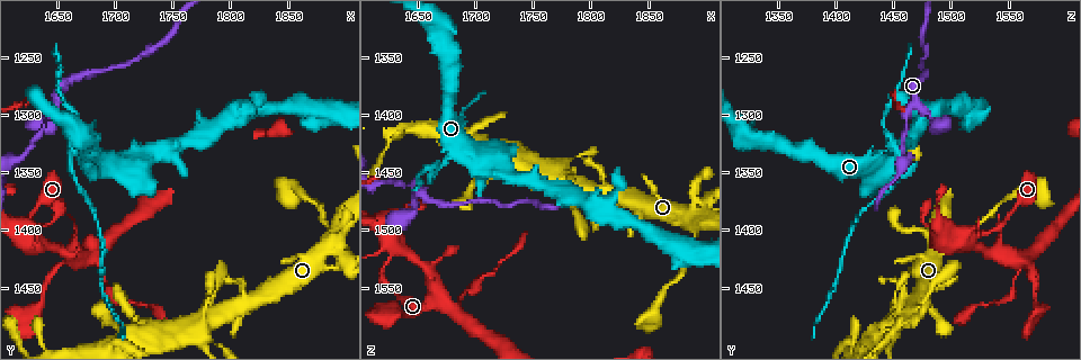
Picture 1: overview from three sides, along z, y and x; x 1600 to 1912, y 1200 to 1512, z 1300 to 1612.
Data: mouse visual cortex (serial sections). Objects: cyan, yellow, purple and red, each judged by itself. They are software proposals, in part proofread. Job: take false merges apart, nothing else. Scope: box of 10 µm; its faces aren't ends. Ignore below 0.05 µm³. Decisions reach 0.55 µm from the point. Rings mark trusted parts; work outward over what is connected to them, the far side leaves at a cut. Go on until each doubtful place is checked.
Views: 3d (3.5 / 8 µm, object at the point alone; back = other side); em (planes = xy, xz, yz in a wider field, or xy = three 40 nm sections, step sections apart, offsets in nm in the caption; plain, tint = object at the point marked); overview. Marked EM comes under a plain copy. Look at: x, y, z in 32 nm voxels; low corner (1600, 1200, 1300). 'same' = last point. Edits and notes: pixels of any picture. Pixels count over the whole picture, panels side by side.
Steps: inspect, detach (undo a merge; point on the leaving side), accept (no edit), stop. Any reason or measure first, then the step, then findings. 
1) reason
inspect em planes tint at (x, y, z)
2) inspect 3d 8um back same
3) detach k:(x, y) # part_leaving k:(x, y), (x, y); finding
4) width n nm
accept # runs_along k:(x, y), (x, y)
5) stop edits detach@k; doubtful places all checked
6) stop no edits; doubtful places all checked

sharp bend
inspect 3d 3.5um at (1630, 1406, 1520)

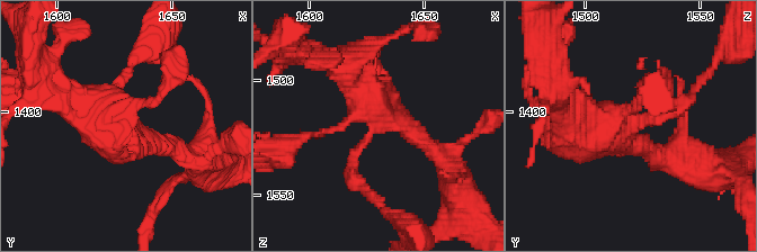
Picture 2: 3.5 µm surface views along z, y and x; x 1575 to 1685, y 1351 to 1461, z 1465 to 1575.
inspect em xy step 5 tint at (1628, 1404, 1520)

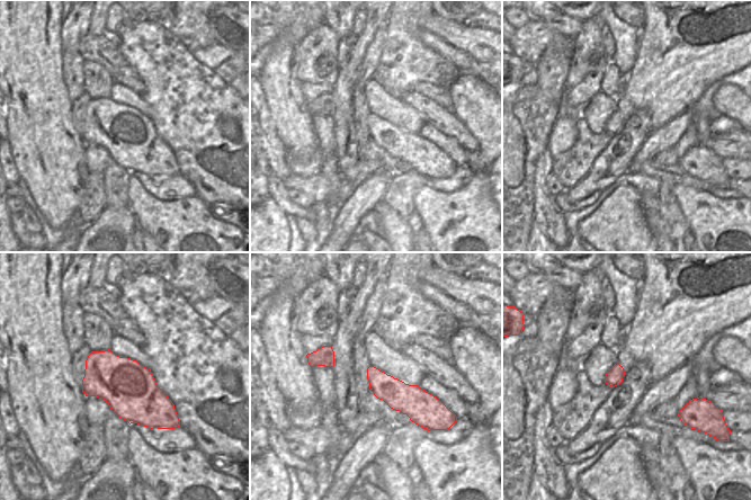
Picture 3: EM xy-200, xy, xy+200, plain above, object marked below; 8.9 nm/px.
accept # runs_along 2:(110, 98), (99, 119), (179, 154); all the same cell

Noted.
four or more arms meet
inspect 3d 3.5um at (1666, 1426, 1556)

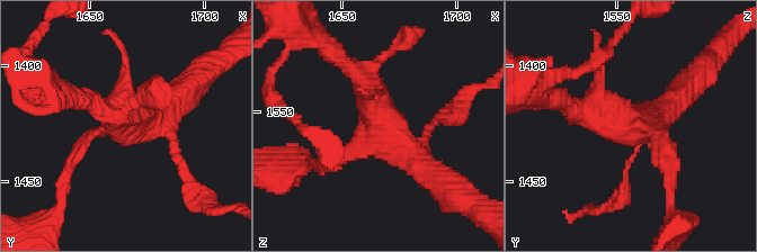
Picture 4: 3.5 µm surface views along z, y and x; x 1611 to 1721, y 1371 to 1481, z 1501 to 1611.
arms 4; arm_widths 150, 150, 300, 400 nm; need the tissue
inspect em xy step 5 tint at (1667, 1425, 1557)

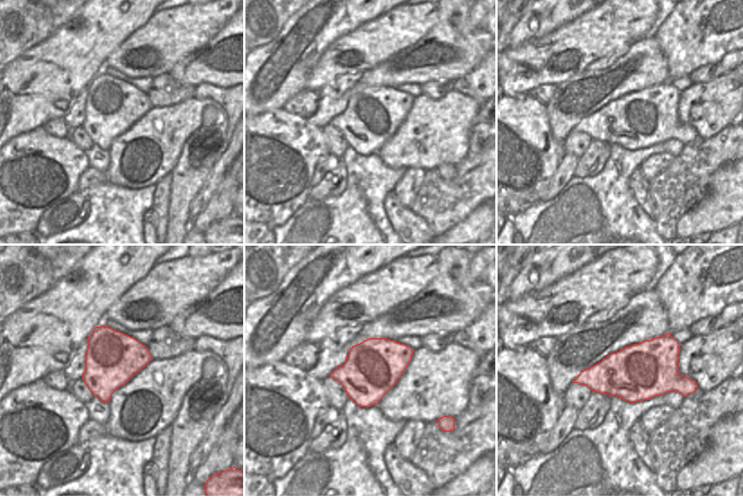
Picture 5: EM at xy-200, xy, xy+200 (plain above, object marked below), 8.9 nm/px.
accept # runs_along 4:(348, 68), (386, 136), (432, 173); all the same cell

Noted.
calibre changes
inspect 3d 8um back at (1666, 1332, 1446)

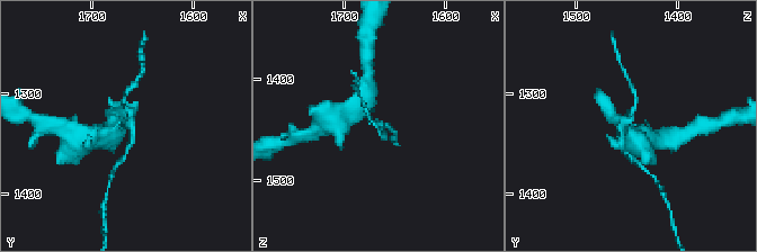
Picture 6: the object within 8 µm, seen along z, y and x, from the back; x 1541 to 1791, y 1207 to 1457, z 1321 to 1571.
inspect 3d 3.5um same

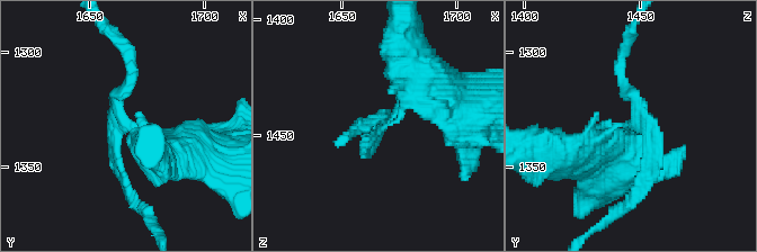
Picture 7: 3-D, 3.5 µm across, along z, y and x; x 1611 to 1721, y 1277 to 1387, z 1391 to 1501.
inspect em xy step 3 tint at (1667, 1332, 1448)

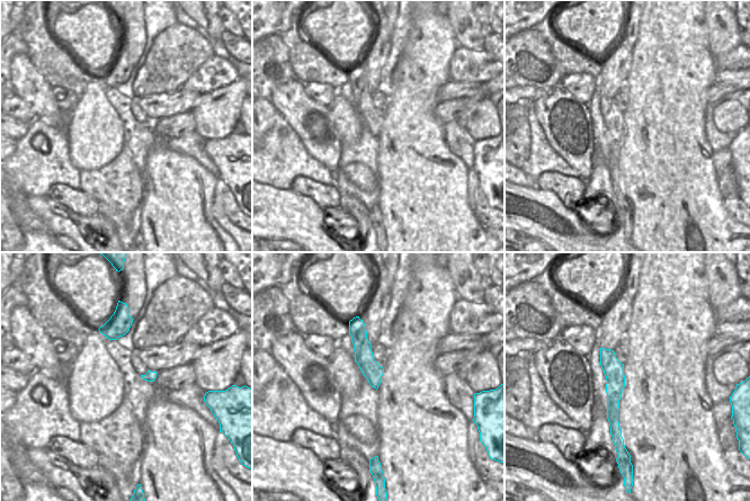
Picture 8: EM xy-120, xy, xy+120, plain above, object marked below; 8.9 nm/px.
accept # runs_along 8:(603, 351), (613, 368), (618, 435); continuous, no second cell

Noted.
narrows sharply
inspect 3d 8um at (1690, 1448, 1554)

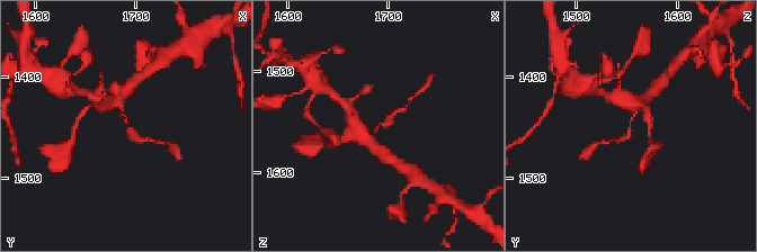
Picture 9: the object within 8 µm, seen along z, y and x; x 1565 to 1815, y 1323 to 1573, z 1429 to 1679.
zoom in
inspect 3d 3.5um same

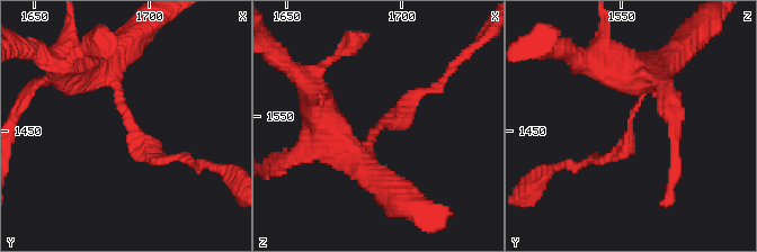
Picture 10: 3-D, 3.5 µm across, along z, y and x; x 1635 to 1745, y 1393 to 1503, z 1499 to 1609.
now the EM
inspect em xy step 1 tint at (1691, 1447, 1555)

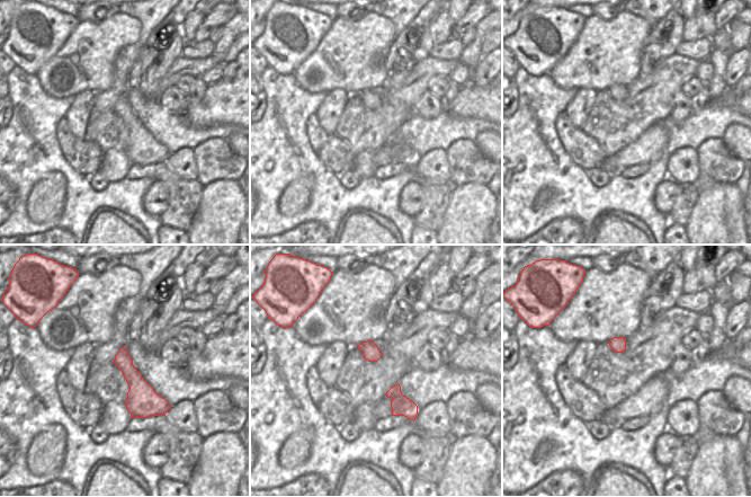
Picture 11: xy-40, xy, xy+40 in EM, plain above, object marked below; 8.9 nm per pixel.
accept # runs_along 10:(89, 71), (114, 84), (148, 151), (172, 158); one cell here

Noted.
stop no edits; doubtful places all checked

